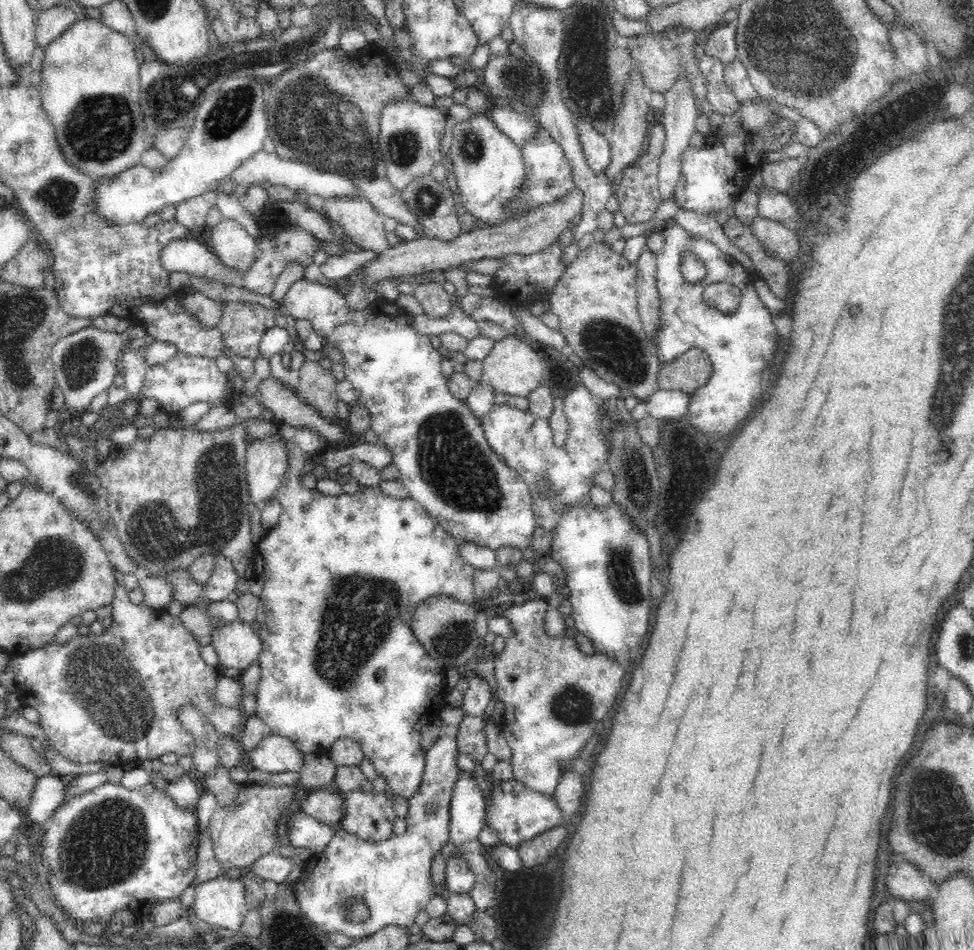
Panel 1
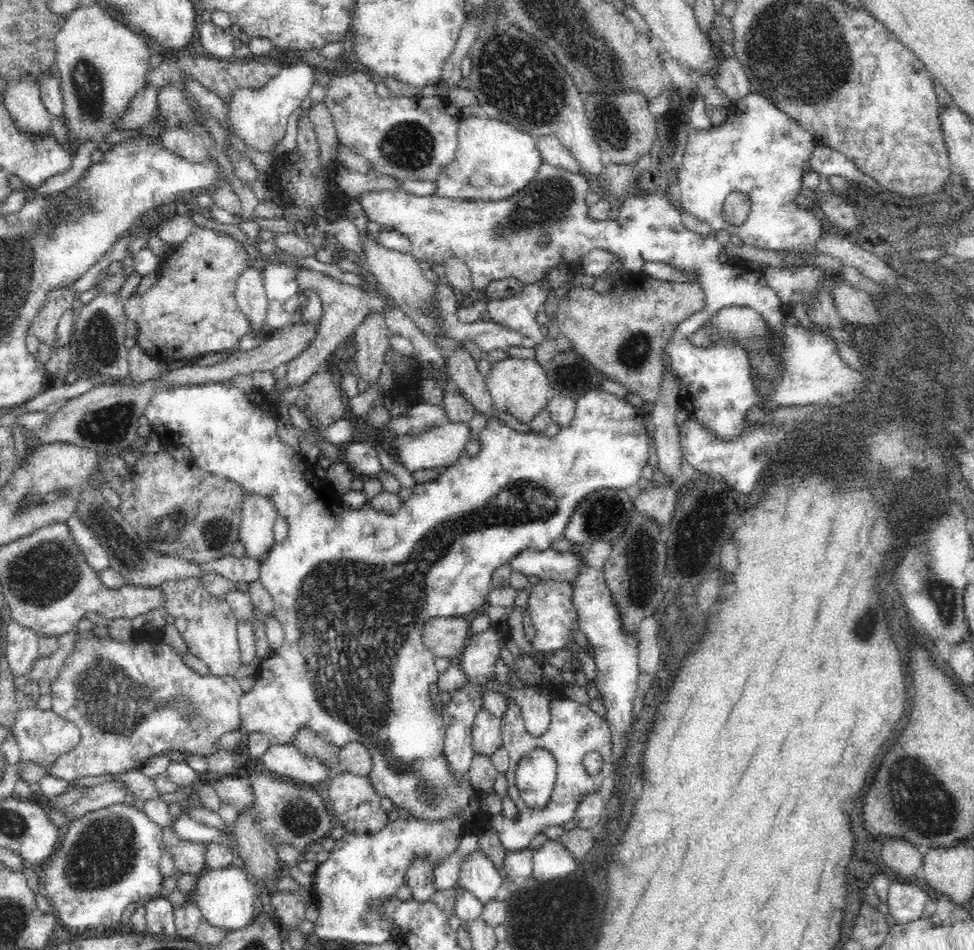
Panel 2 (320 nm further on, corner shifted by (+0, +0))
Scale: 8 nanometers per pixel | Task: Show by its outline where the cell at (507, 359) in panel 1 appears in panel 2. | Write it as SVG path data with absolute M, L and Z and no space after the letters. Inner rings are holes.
M504 358L493 363L485 381L493 406L500 412L512 414L517 421L524 424L529 424L546 407L550 394L553 393L545 369L536 359Z

